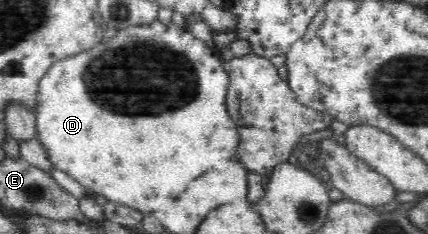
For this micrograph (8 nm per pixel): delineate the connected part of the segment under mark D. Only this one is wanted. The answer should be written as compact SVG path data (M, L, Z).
M156 20L150 24L129 26L126 39L130 43L134 39L158 41L168 49L176 47L178 41L192 41L184 51L196 71L198 97L190 105L164 115L128 117L104 109L88 97L84 83L86 63L108 47L102 41L98 47L56 63L39 81L35 111L37 140L46 148L54 167L83 185L90 196L103 195L132 209L162 211L164 205L172 203L170 199L174 195L186 189L190 179L196 179L210 169L204 165L208 161L200 161L200 133L220 147L220 157L224 155L220 161L226 161L239 144L238 127L225 106L229 75L223 67L222 57L195 38L186 27L174 26L171 22L163 25Z

